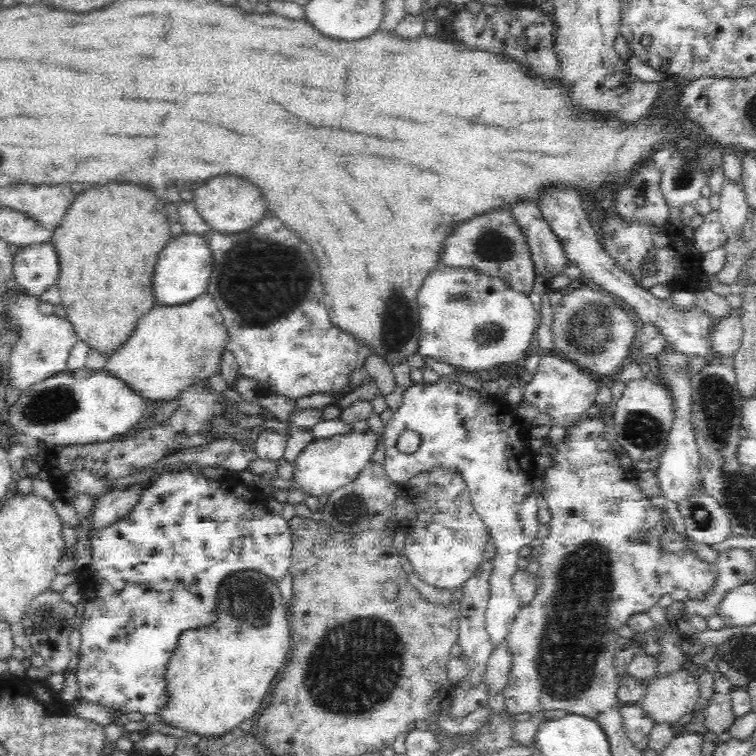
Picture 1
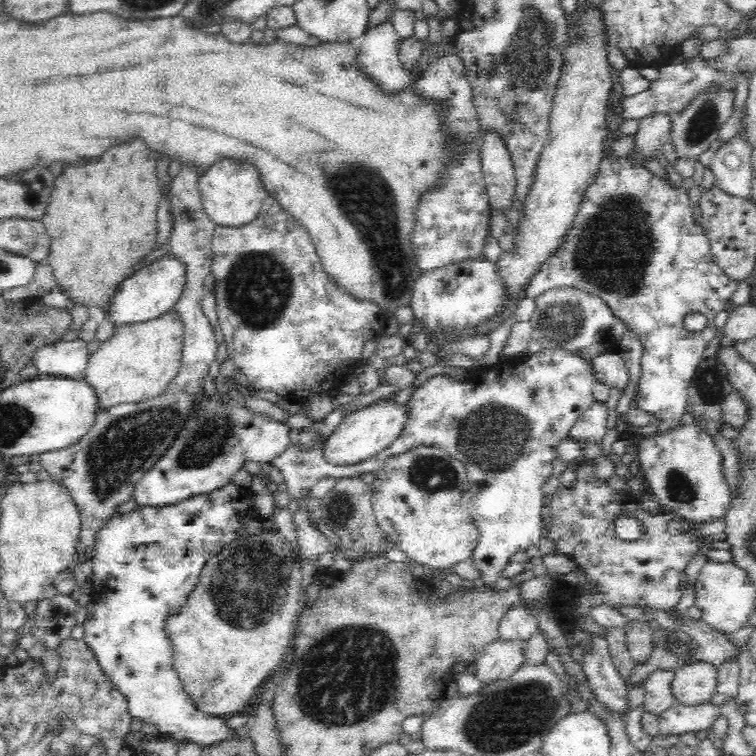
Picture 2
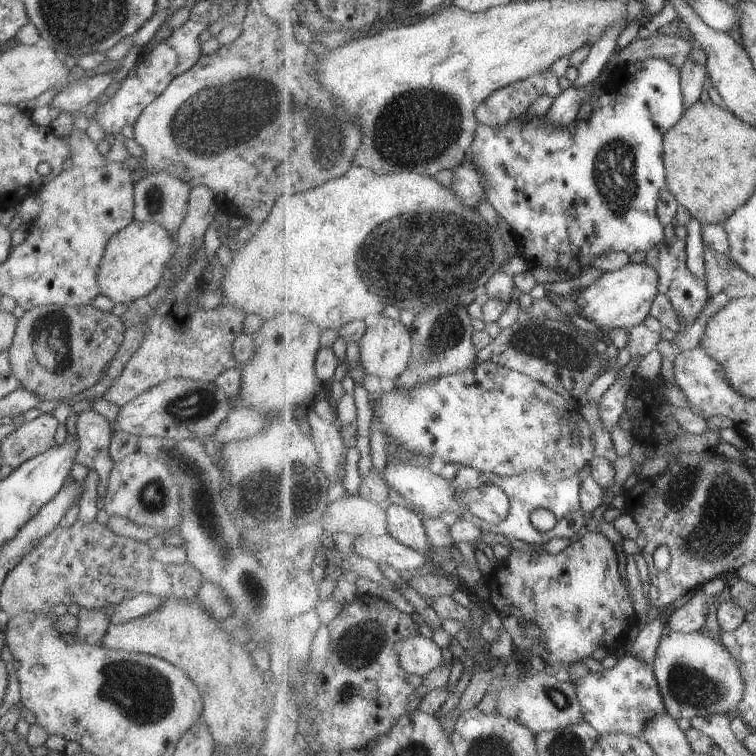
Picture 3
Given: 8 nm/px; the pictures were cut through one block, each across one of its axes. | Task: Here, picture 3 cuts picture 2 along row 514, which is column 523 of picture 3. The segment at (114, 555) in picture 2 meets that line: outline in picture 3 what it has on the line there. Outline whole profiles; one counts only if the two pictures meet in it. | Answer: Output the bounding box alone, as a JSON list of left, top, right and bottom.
[466,58,686,280]

